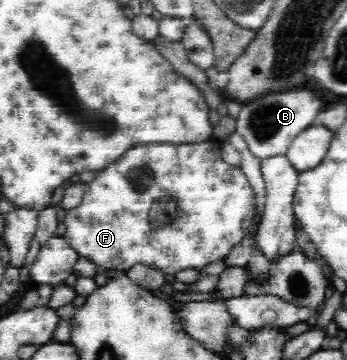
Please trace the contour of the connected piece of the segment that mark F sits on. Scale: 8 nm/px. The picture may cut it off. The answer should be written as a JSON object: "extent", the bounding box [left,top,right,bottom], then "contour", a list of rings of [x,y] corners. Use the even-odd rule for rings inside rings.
{"extent":[63,142,255,276],"contour":[[[220,142],[139,144],[97,172],[92,182],[84,185],[81,204],[66,211],[66,232],[63,237],[80,257],[88,258],[93,264],[108,270],[118,270],[119,274],[125,274],[136,264],[141,264],[155,267],[163,276],[175,276],[187,268],[199,271],[208,264],[224,261],[233,247],[248,236],[255,215],[255,195],[247,175],[241,168],[223,160]],[[161,196],[175,196],[177,214],[171,224],[153,228],[149,211]]]}

